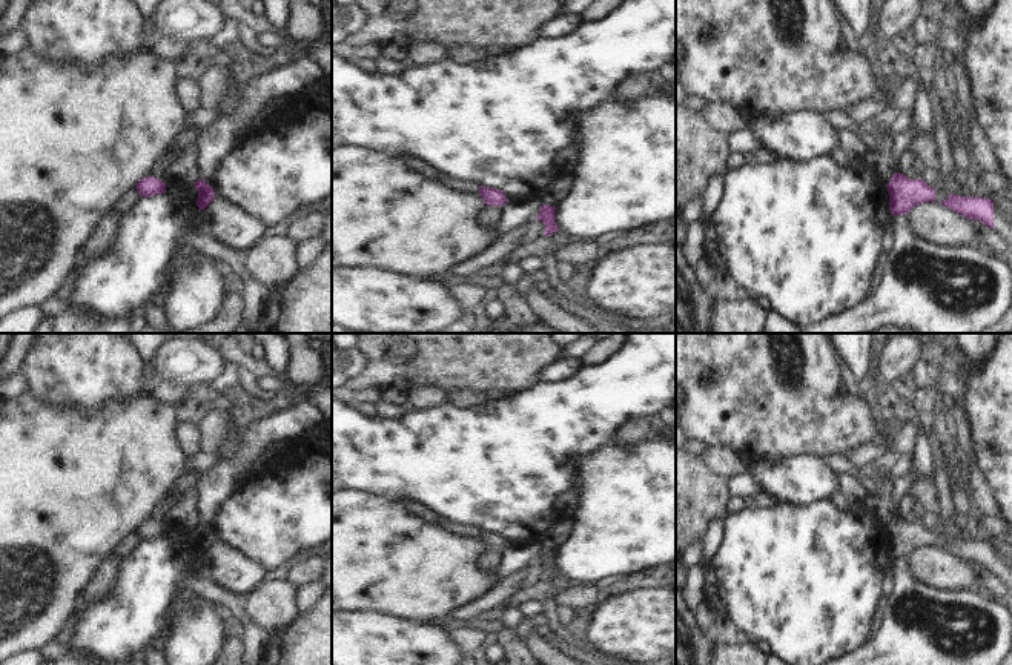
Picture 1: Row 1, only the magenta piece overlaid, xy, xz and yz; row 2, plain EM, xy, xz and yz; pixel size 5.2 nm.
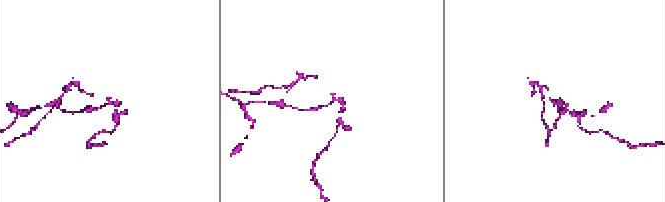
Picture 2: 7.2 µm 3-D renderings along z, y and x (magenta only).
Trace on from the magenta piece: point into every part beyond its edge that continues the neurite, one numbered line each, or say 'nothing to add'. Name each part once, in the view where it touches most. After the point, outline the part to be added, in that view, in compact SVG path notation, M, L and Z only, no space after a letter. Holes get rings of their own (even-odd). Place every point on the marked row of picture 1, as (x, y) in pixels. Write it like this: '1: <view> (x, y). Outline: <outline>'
nothing to add

